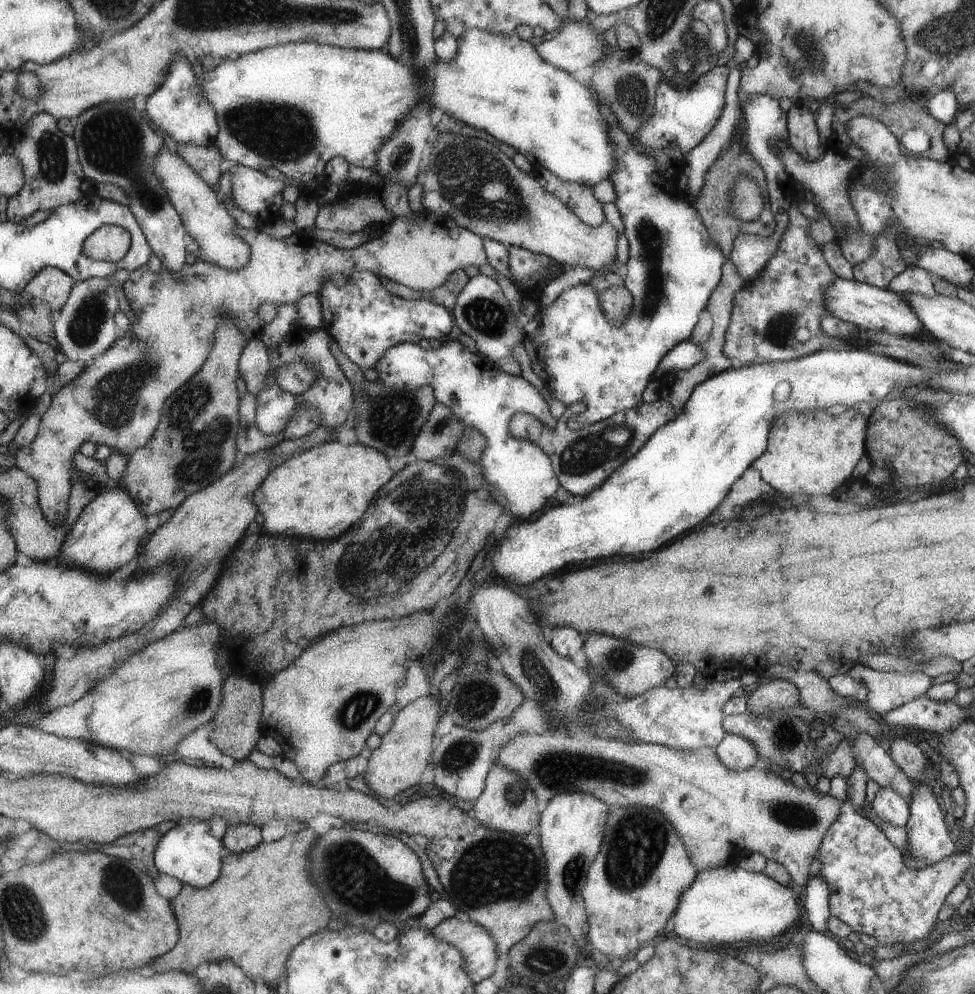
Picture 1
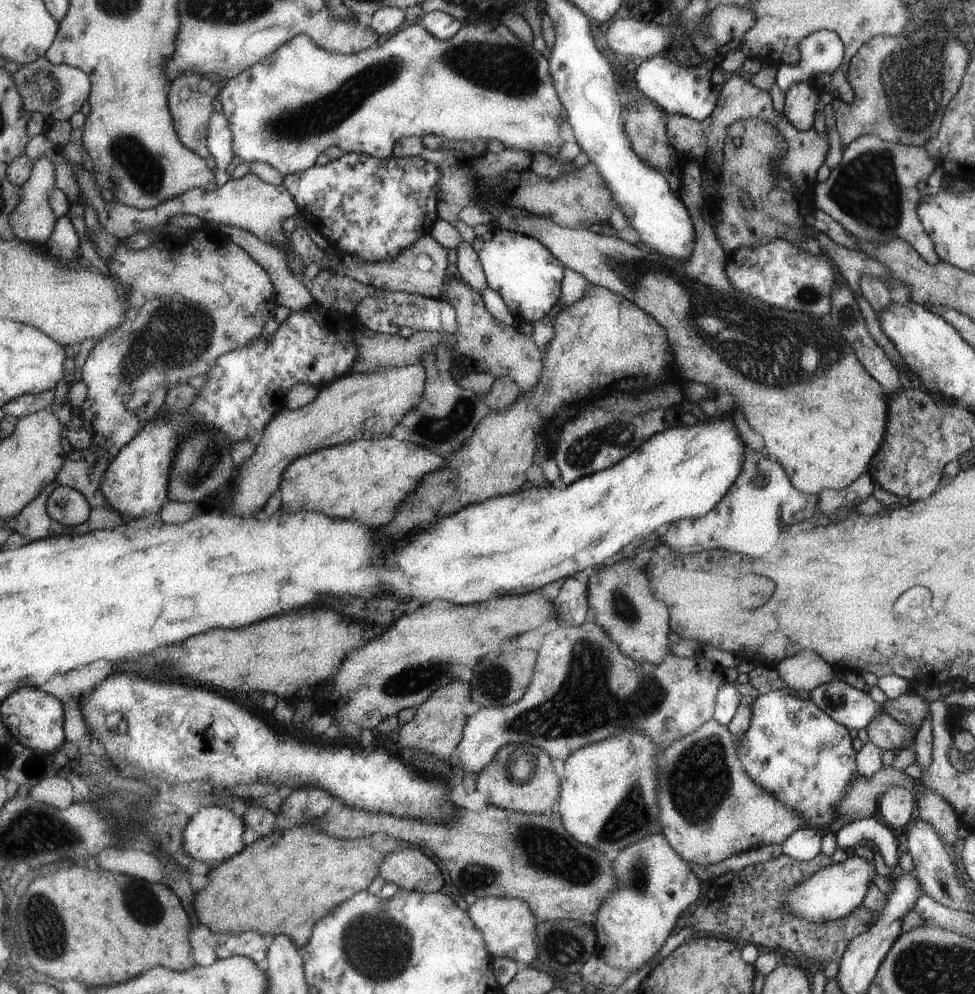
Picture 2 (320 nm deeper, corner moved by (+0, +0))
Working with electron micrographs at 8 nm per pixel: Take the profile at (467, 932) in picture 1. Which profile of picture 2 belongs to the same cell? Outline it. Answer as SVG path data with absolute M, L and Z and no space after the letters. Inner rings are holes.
M482 896L469 905L466 911L474 922L475 928L482 932L486 951L494 958L507 957L514 960L519 967L529 966L537 954L536 916L524 900L513 897Z

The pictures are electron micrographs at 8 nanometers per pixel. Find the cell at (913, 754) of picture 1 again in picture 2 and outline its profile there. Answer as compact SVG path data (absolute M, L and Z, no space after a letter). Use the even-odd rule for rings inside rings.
M924 790L916 797L915 817L928 822L939 834L942 843L952 845L957 840L958 815L951 805L933 790Z

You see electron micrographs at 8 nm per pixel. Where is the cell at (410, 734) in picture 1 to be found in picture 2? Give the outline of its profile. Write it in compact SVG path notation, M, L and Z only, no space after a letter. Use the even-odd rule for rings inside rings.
M453 680L439 687L423 703L416 707L415 714L409 722L400 725L397 730L397 743L402 748L425 750L441 760L447 760L453 748L462 740L461 730L466 724L463 706L471 700L471 684L465 681Z

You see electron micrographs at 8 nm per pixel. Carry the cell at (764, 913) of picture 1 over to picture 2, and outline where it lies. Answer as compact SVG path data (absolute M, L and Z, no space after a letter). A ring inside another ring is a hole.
M855 854L848 856L843 862L831 863L821 870L815 872L807 880L800 882L796 887L790 889L784 897L784 905L788 911L791 911L798 917L805 917L808 921L830 921L835 918L845 916L850 913L853 908L861 905L861 900L867 892L867 884L871 882L871 878L875 876L875 868L871 862L863 857L857 857Z

